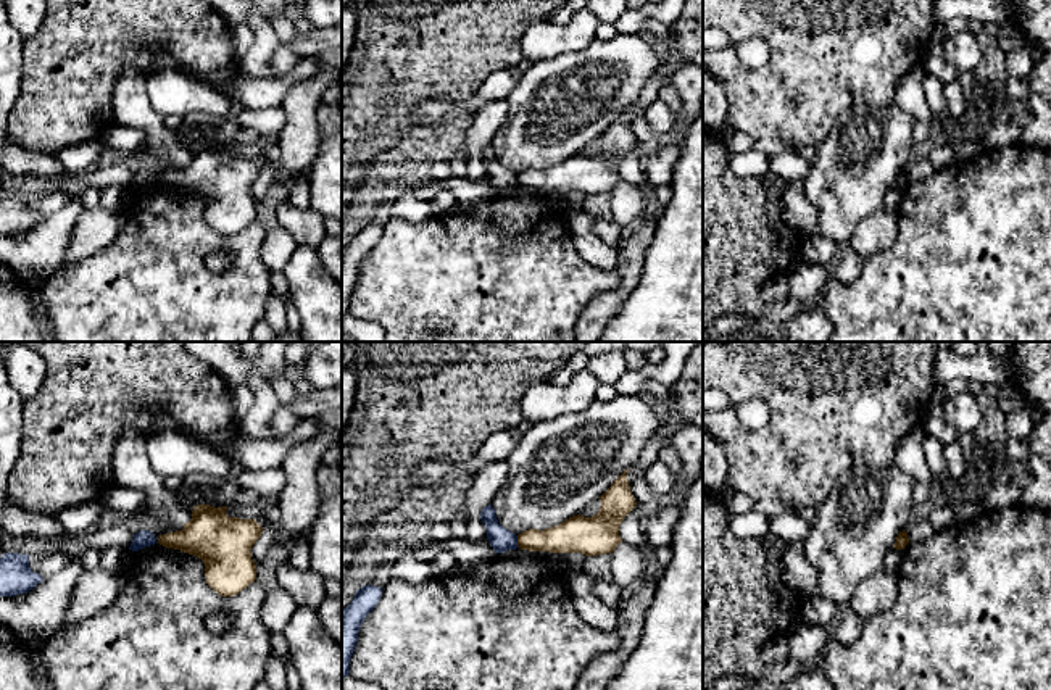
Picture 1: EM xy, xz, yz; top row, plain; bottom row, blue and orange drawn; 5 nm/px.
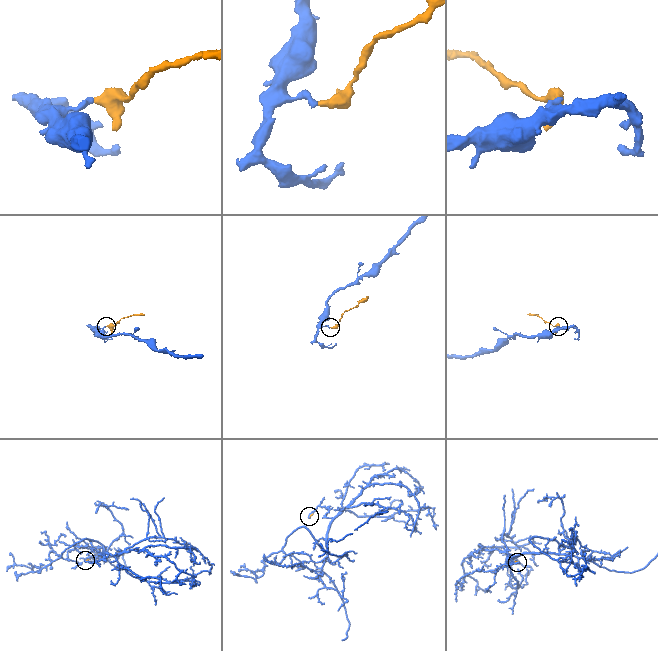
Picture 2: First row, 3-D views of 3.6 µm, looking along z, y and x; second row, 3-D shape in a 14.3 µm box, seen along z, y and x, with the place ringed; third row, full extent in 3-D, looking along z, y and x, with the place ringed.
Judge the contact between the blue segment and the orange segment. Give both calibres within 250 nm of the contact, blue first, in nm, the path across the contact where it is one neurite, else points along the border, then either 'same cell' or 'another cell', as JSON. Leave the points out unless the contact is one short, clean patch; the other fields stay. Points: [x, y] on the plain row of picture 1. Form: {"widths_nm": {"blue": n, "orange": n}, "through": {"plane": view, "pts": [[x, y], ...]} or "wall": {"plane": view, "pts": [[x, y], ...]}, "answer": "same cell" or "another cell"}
{"widths_nm": {"blue": 120, "orange": 150}, "wall": {"plane": "xz", "pts": [[516, 174], [519, 186]]}, "answer": "another cell"}

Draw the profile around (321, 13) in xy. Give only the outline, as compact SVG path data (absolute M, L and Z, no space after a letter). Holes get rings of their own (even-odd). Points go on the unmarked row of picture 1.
M303 0L300 11L314 29L342 24L342 0Z

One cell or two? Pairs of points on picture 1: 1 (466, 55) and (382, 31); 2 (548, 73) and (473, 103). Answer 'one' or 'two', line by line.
1: one
2: two

